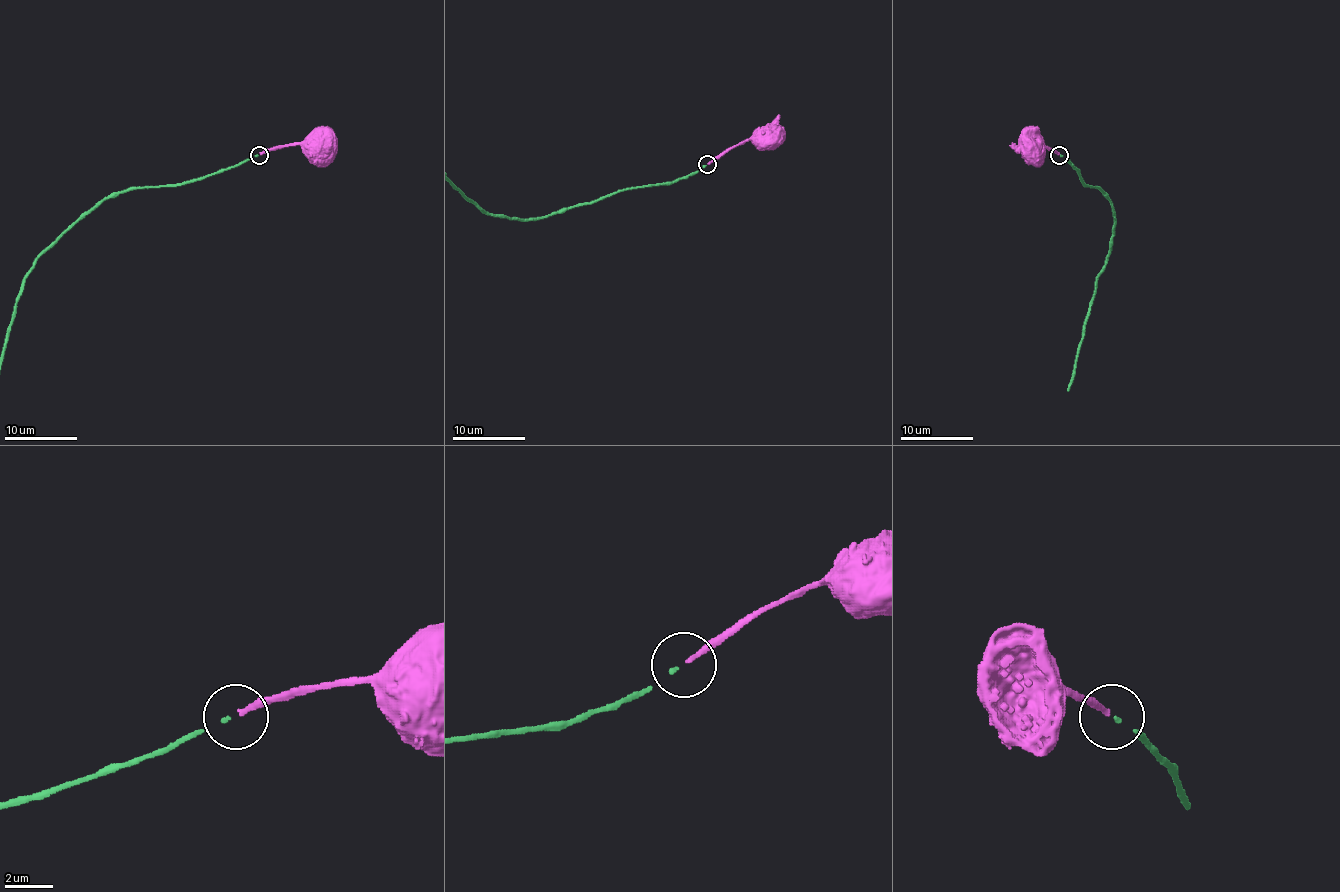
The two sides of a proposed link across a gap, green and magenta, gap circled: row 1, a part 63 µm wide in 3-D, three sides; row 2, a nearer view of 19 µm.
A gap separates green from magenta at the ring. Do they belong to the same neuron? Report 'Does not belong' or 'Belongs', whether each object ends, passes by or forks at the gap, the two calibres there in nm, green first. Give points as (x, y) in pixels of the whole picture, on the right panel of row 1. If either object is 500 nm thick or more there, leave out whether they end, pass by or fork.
Belongs. At the ring green ends. At the ring magenta ends. Thickness 130 nm (green) against 220 nm

